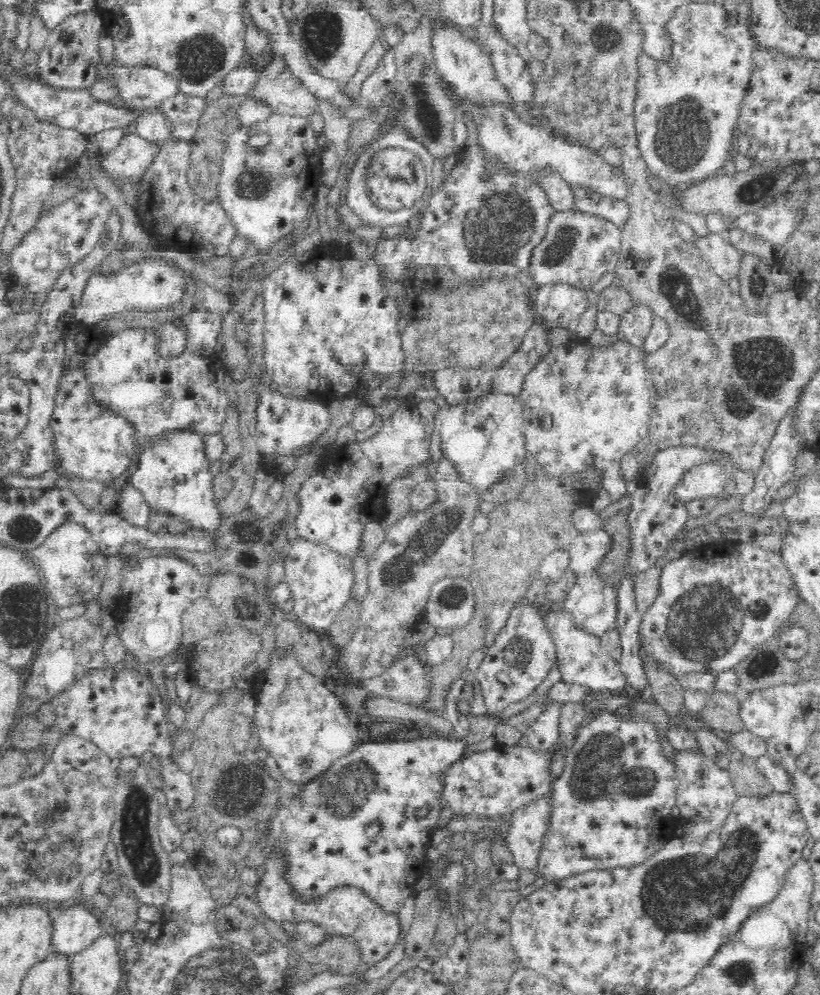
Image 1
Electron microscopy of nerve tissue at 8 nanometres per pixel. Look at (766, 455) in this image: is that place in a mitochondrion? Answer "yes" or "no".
no

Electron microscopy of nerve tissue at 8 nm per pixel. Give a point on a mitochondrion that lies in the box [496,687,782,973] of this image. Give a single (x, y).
(687, 894)

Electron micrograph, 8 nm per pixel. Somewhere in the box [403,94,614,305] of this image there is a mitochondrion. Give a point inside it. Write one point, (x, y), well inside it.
(501, 222)

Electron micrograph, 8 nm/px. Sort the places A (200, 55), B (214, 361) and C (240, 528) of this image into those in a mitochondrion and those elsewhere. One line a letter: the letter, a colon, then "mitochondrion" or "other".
A: mitochondrion
B: other
C: other

